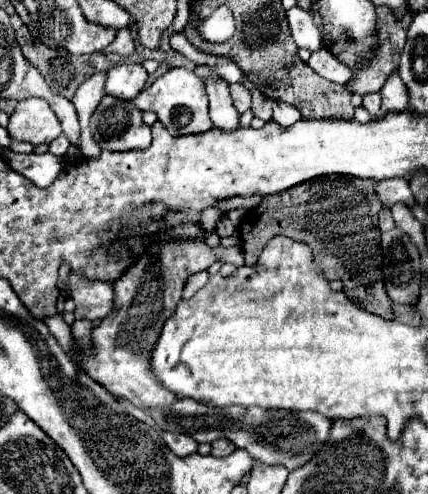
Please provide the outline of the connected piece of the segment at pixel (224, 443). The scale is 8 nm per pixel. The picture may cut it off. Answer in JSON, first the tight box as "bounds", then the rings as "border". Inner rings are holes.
{"bounds":[213,438,235,456],"border":[[[221,438],[221,440],[215,440],[213,444],[213,456],[229,456],[231,452],[235,452],[235,444],[233,442],[229,442],[229,440],[225,440],[225,438]]]}

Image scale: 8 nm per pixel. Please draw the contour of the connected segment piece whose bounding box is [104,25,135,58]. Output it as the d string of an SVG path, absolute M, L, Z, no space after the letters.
M127 26L118 31L115 40L104 50L115 52L127 58L135 52L135 44L131 35L131 26Z

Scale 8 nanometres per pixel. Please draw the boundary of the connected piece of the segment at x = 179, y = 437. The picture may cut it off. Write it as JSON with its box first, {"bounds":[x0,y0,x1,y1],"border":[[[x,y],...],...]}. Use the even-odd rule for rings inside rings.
{"bounds":[161,432,197,456],"border":[[[161,432],[161,438],[165,440],[165,444],[177,454],[177,456],[187,456],[197,452],[197,442],[187,436],[187,434],[173,434],[173,432]]]}

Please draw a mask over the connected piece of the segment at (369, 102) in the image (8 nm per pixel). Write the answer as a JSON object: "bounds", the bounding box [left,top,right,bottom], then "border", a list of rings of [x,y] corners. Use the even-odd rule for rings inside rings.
{"bounds":[363,94,381,116],"border":[[[365,94],[365,96],[363,96],[363,108],[365,108],[371,116],[377,114],[379,106],[381,106],[381,94]]]}

